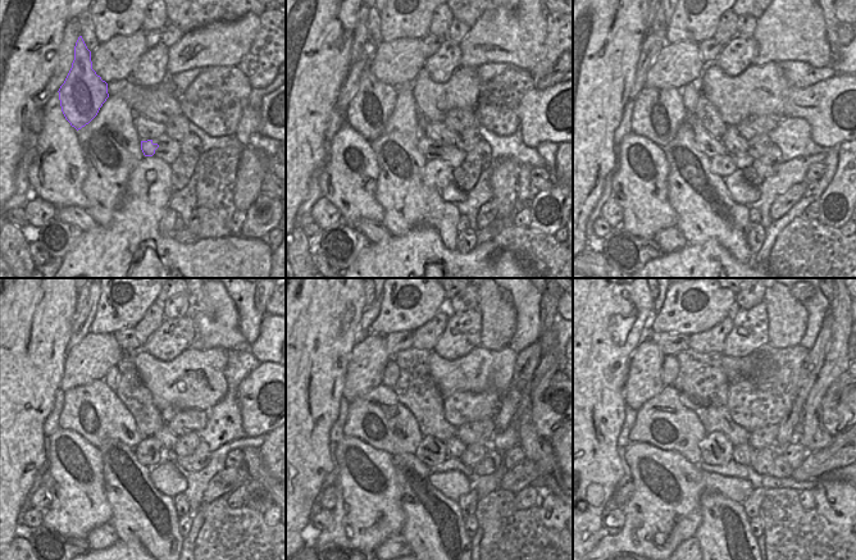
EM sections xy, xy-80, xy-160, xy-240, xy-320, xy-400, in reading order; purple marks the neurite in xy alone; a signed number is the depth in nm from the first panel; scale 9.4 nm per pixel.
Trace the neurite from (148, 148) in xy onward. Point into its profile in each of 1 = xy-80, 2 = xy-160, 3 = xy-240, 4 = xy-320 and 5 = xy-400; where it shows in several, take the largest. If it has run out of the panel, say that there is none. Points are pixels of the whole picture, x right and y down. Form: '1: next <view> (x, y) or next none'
1: next xy-80 (429, 149)
2: next xy-160 (658, 114)
3: next xy-240 (95, 411)
4: next xy-320 (377, 418)
5: next xy-400 (663, 422)

